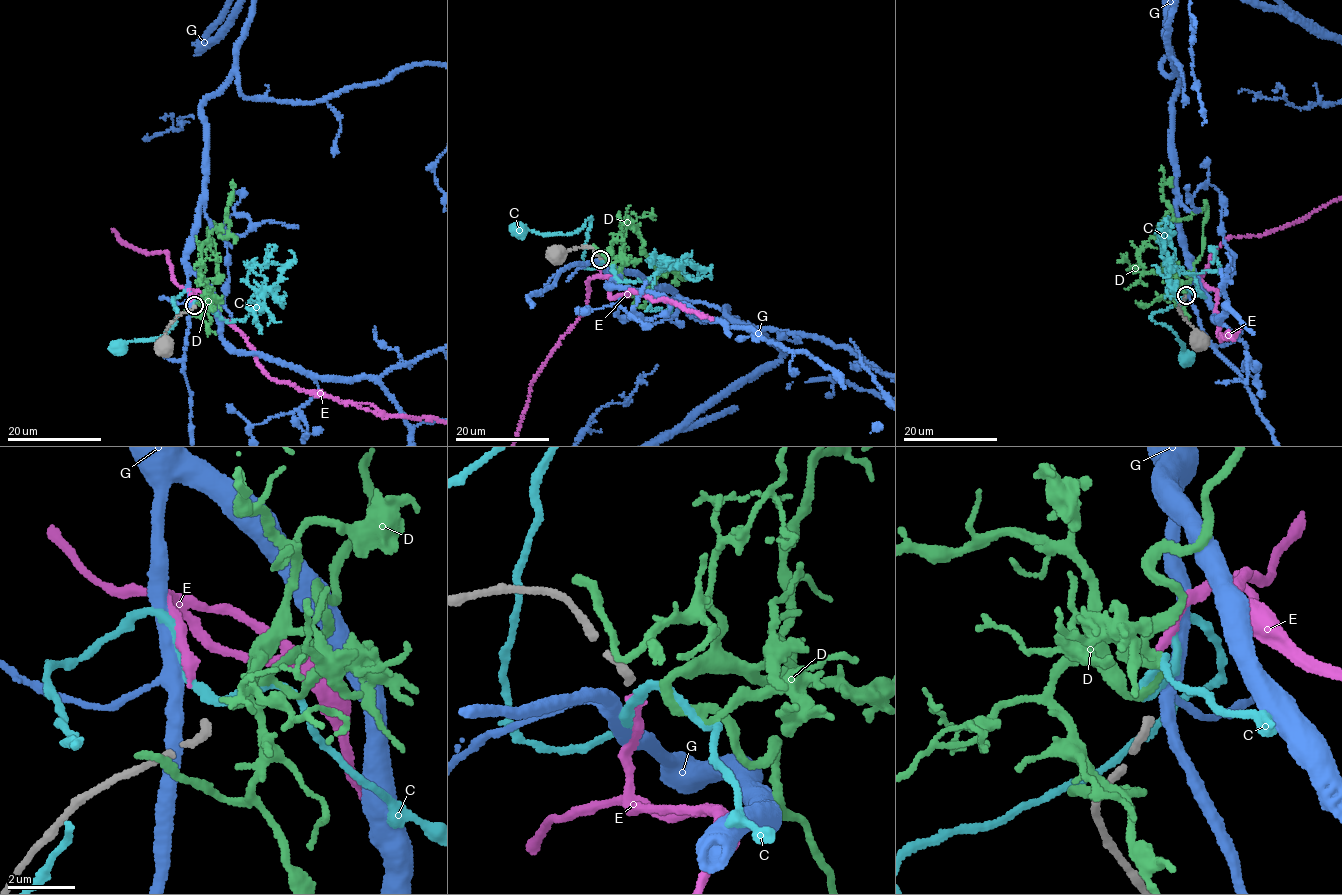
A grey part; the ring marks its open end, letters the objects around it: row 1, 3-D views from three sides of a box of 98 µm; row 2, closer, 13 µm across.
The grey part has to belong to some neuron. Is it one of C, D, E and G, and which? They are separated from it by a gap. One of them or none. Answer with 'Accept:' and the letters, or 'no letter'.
Accept: no letter

